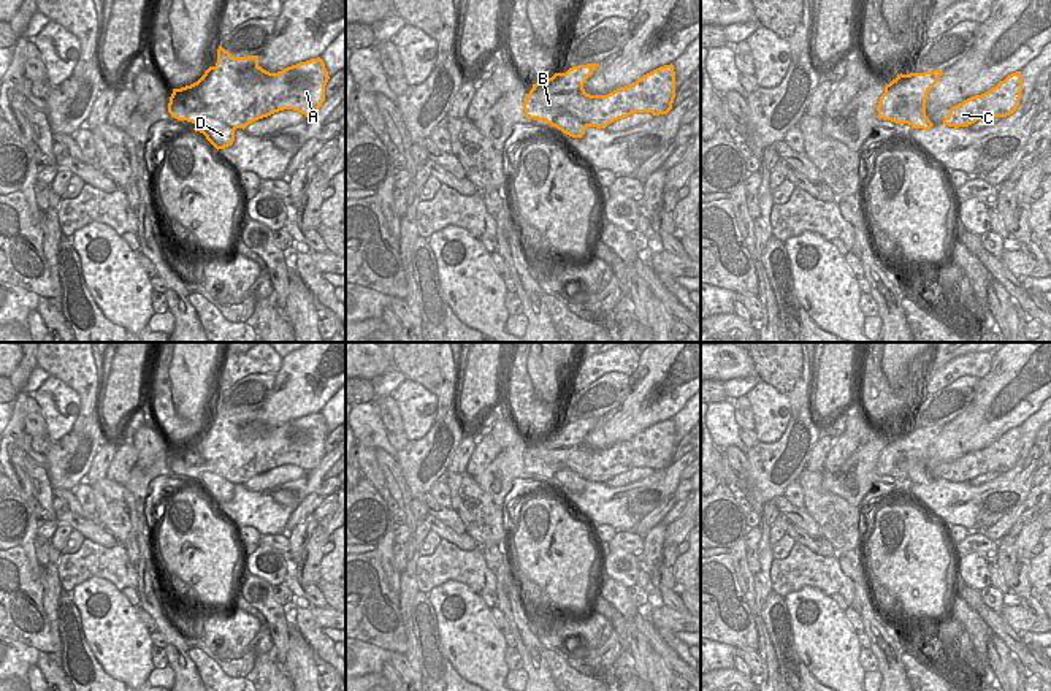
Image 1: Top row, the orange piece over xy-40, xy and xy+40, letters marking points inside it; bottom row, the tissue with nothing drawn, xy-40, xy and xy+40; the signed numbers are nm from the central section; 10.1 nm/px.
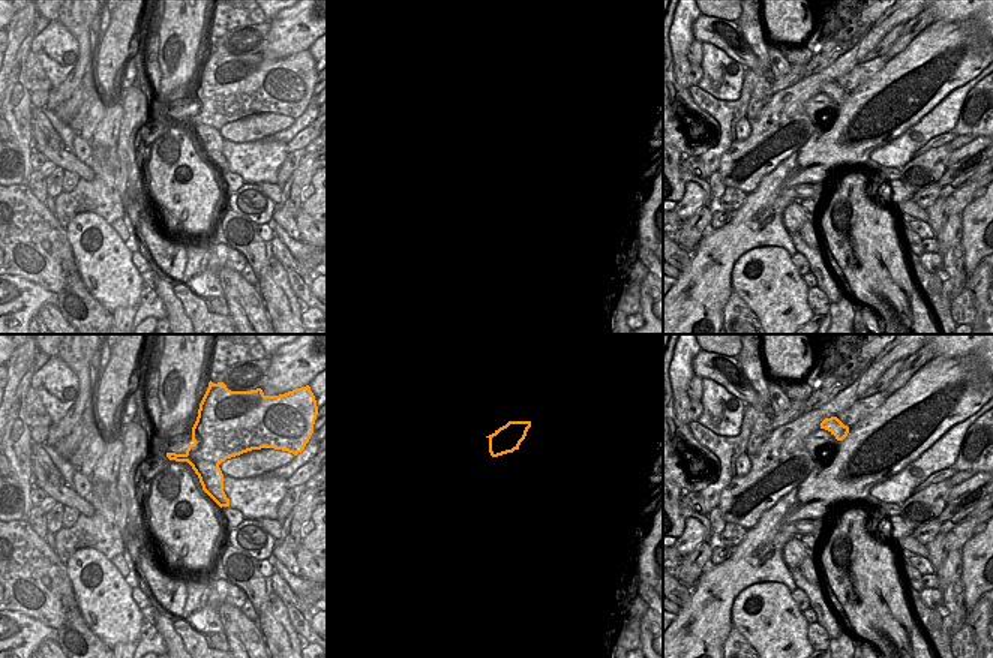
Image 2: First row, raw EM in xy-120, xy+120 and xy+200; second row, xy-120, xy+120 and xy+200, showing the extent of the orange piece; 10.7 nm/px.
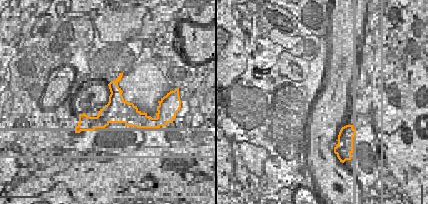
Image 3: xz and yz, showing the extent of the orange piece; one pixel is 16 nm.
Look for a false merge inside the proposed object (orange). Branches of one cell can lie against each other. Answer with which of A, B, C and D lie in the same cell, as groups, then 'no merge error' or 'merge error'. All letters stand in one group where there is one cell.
A B C / D | merge error

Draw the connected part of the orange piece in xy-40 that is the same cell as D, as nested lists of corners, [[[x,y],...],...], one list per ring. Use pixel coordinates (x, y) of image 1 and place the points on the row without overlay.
[[[203,472],[200,477],[200,488],[206,491],[206,494],[219,506],[233,499],[235,496],[233,482],[224,479],[214,472]]]

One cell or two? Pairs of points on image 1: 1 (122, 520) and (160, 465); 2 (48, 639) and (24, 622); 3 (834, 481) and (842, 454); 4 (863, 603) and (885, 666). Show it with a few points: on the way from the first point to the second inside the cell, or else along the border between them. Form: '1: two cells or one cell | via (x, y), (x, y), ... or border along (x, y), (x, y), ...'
1: two cells | border along (124, 487), (133, 498), (137, 533)
2: one cell | via (42, 637), (30, 626)
3: two cells | border along (858, 447), (840, 465), (823, 471)
4: one cell | via (871, 618), (882, 642), (882, 650)

